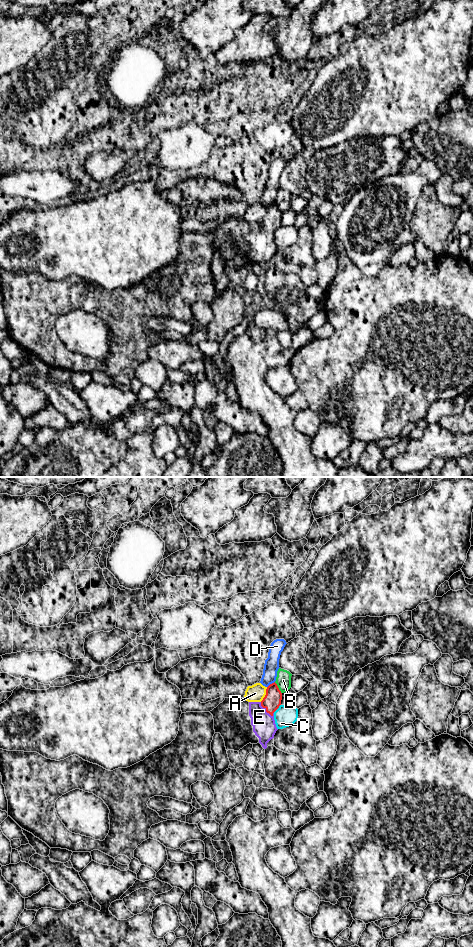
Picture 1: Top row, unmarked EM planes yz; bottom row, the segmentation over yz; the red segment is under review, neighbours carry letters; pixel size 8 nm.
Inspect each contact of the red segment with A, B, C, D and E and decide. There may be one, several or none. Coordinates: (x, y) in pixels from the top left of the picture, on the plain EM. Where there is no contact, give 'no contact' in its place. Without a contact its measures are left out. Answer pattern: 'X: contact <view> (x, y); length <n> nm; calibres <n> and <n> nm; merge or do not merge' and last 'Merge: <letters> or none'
A: contact yz (266, 214); length 130 nm; calibres 140 and 140 nm; do not merge
B: contact yz (278, 208); length 110 nm; calibres 140 and 130 nm; do not merge
C: contact yz (277, 228); length 90 nm; calibres 140 and 170 nm; do not merge
D: contact yz (270, 204); length 80 nm; calibres 140 and 120 nm; do not merge
E: contact yz (266, 230); length 160 nm; calibres 140 and 190 nm; do not merge
Merge: none

